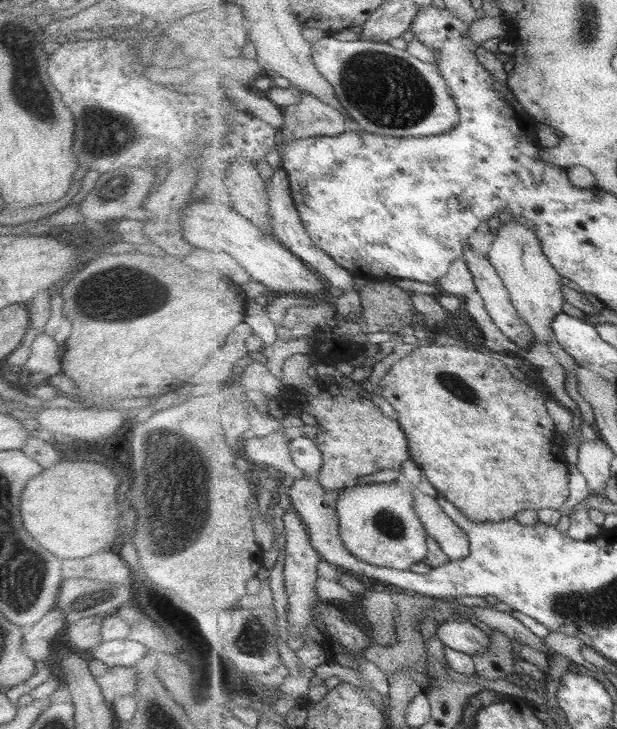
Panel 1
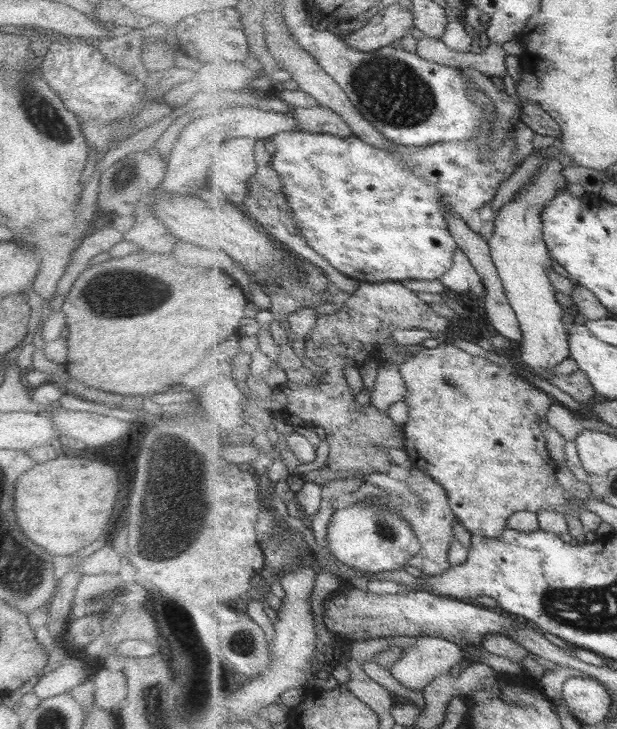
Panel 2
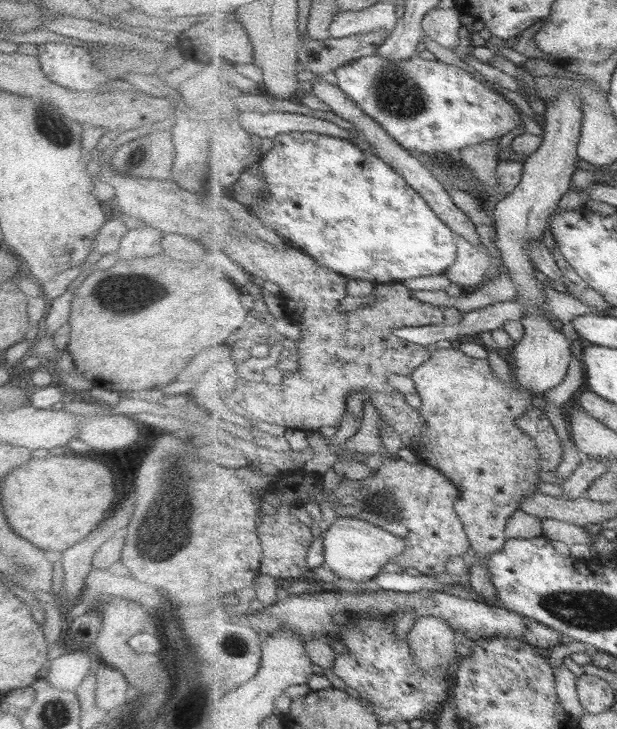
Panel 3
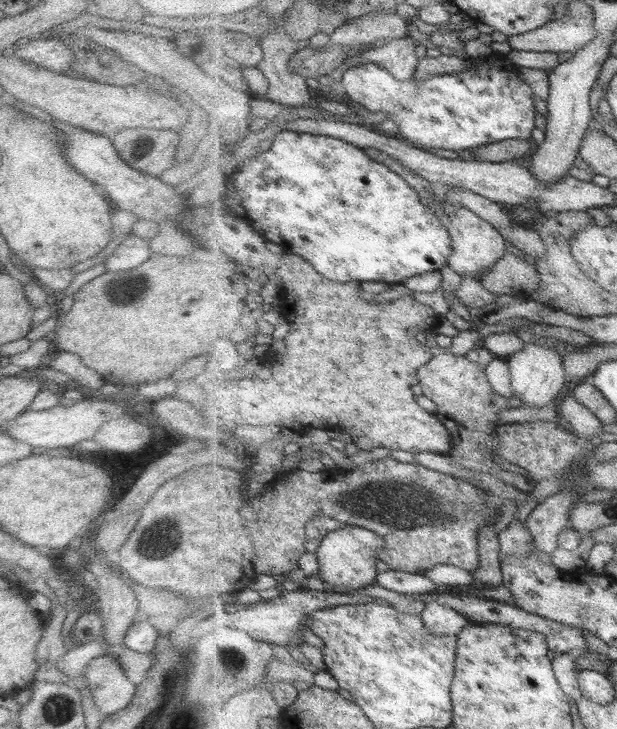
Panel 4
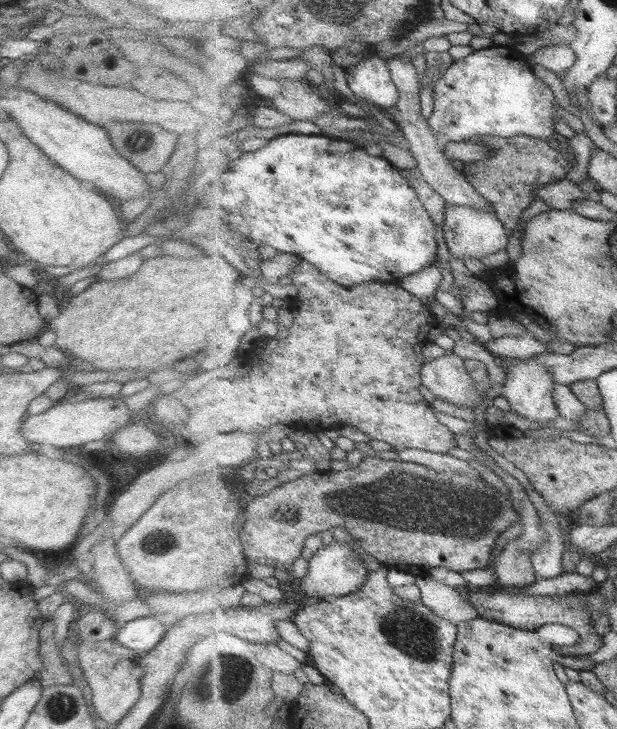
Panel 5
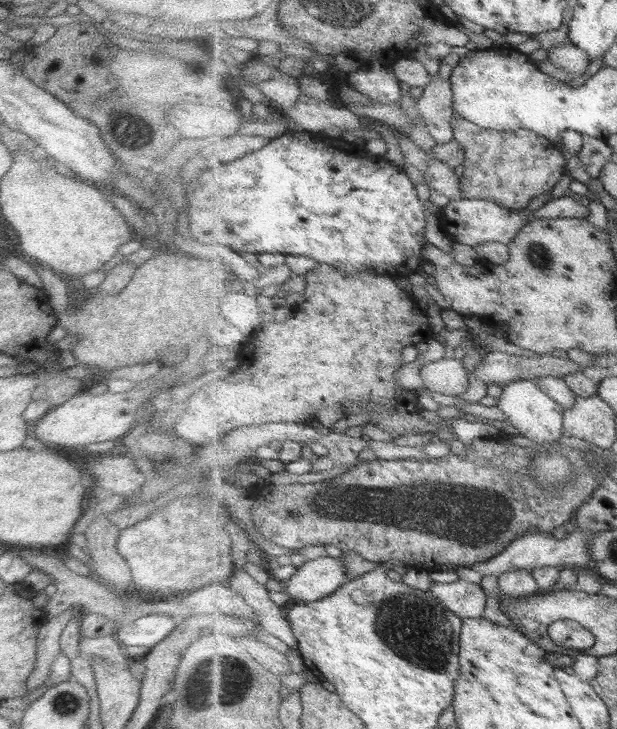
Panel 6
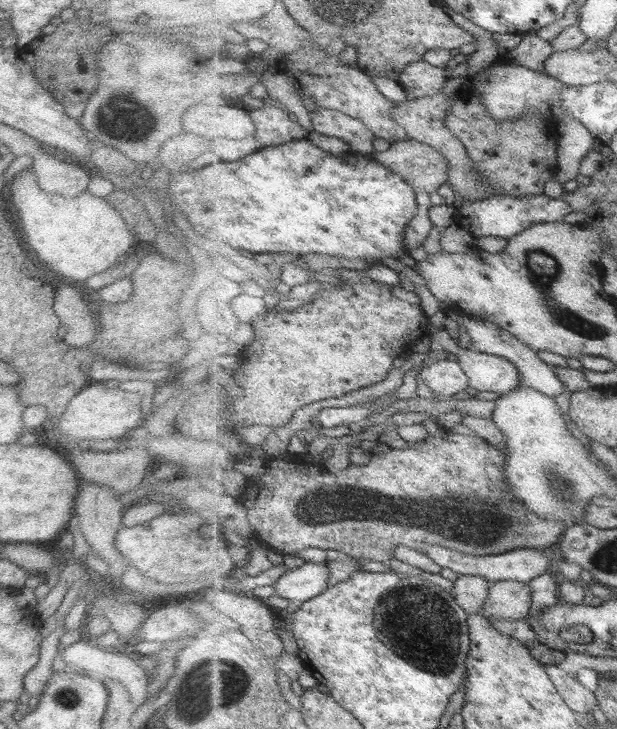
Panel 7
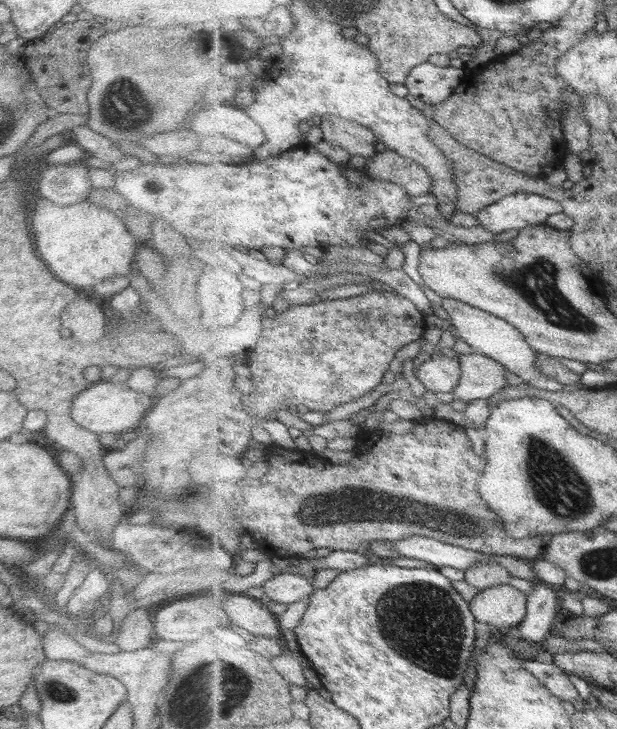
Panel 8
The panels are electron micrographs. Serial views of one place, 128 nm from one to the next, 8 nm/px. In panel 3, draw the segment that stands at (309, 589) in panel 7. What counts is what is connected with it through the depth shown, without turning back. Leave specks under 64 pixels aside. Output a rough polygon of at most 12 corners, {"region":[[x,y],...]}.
{"region":[[368,520],[324,533],[335,580],[375,579],[406,544]]}

